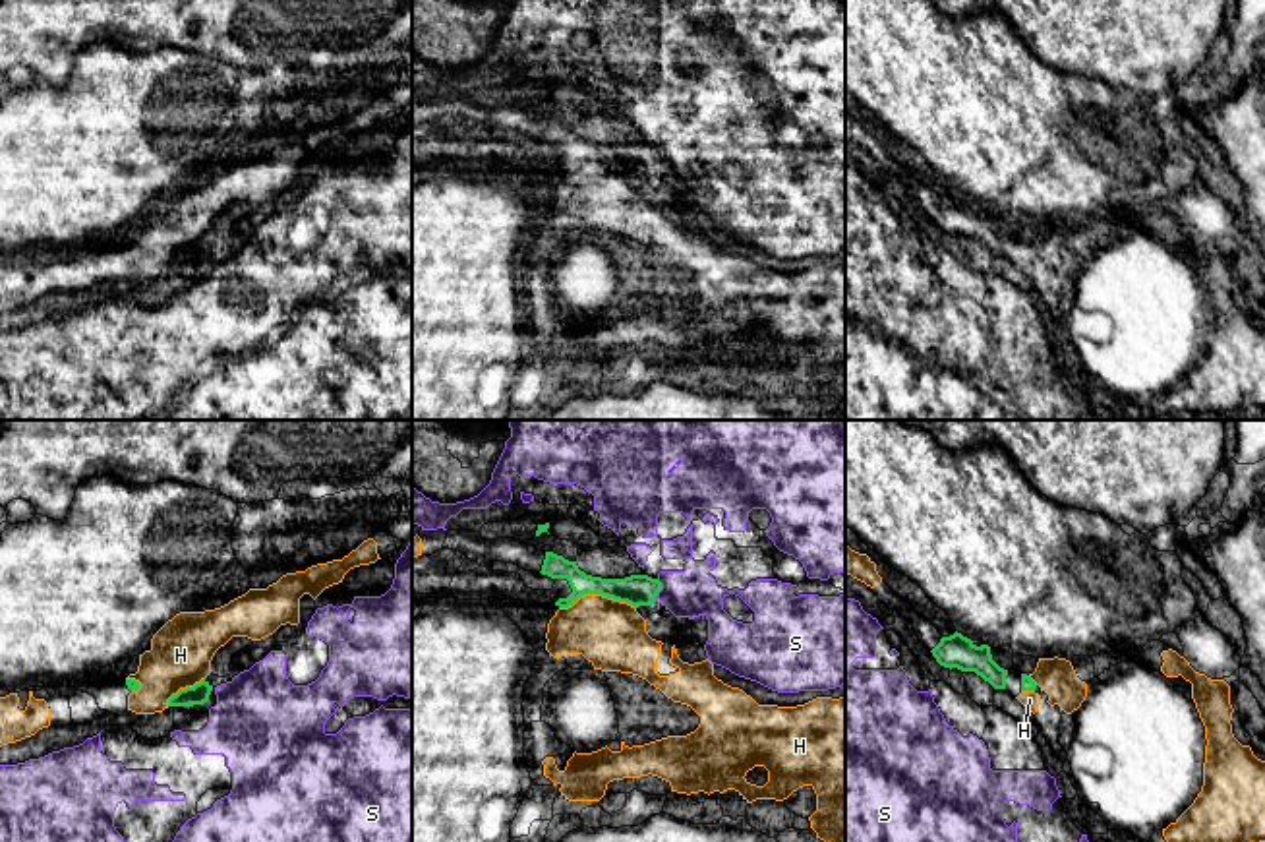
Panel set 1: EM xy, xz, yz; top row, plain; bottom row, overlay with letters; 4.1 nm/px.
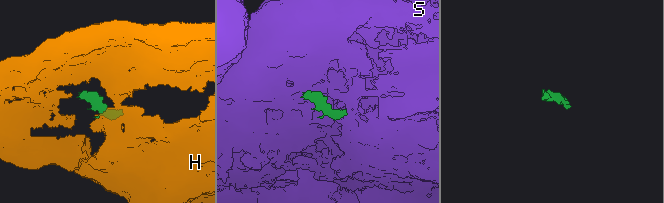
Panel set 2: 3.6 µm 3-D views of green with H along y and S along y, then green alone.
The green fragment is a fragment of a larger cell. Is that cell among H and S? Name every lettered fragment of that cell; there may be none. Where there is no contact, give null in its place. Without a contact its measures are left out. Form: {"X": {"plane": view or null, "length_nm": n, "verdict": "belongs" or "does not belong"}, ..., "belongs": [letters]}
{"H": {"plane": "xz", "length_nm": 320, "verdict": "belongs"}, "S": {"plane": "xz", "length_nm": 100, "verdict": "does not belong"}, "belongs": ["H"]}

